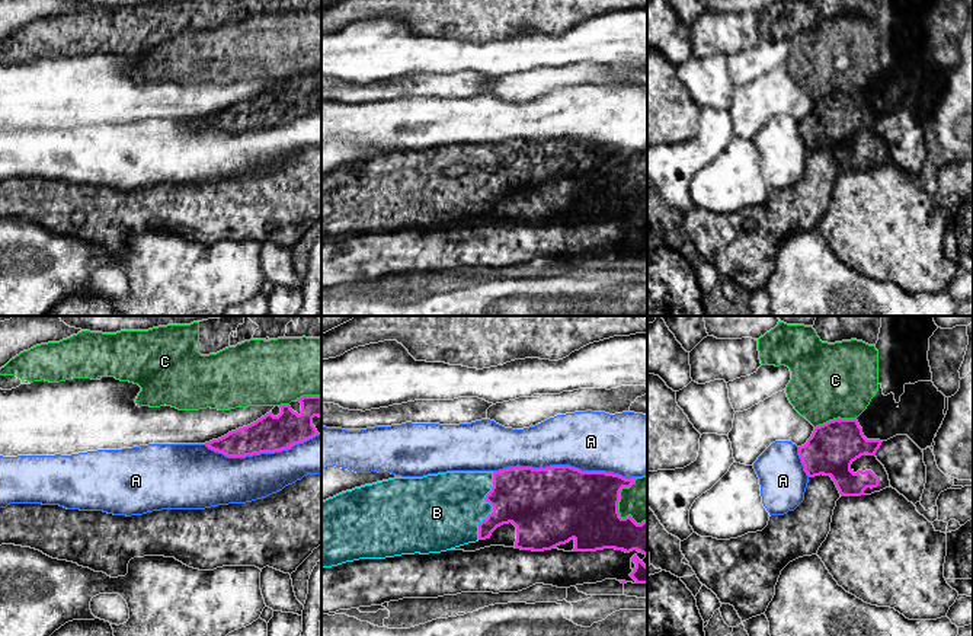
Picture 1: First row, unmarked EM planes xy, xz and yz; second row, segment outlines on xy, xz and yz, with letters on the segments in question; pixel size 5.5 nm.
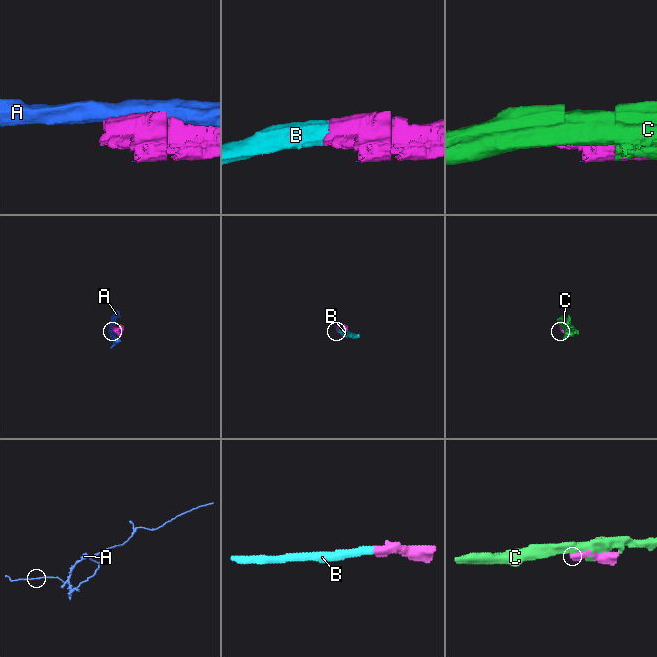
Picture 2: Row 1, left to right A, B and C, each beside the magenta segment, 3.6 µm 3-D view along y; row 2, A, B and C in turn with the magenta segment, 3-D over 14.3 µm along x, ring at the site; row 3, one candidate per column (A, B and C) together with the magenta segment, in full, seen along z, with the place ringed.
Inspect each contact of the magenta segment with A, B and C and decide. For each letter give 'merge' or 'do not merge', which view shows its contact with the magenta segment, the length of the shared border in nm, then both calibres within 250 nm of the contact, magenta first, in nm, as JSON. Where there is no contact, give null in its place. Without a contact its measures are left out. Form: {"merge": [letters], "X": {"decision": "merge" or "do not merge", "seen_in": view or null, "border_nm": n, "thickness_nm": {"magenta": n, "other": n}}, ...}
{"merge": ["B"], "A": {"decision": "do not merge", "seen_in": "xz", "border_nm": 800, "thickness_nm": {"magenta": 440, "other": 340}}, "B": {"decision": "merge", "seen_in": "xz", "border_nm": 380, "thickness_nm": {"magenta": 360, "other": 400}}, "C": {"decision": "do not merge", "seen_in": "yz", "border_nm": 240, "thickness_nm": {"magenta": 280, "other": 420}}}

